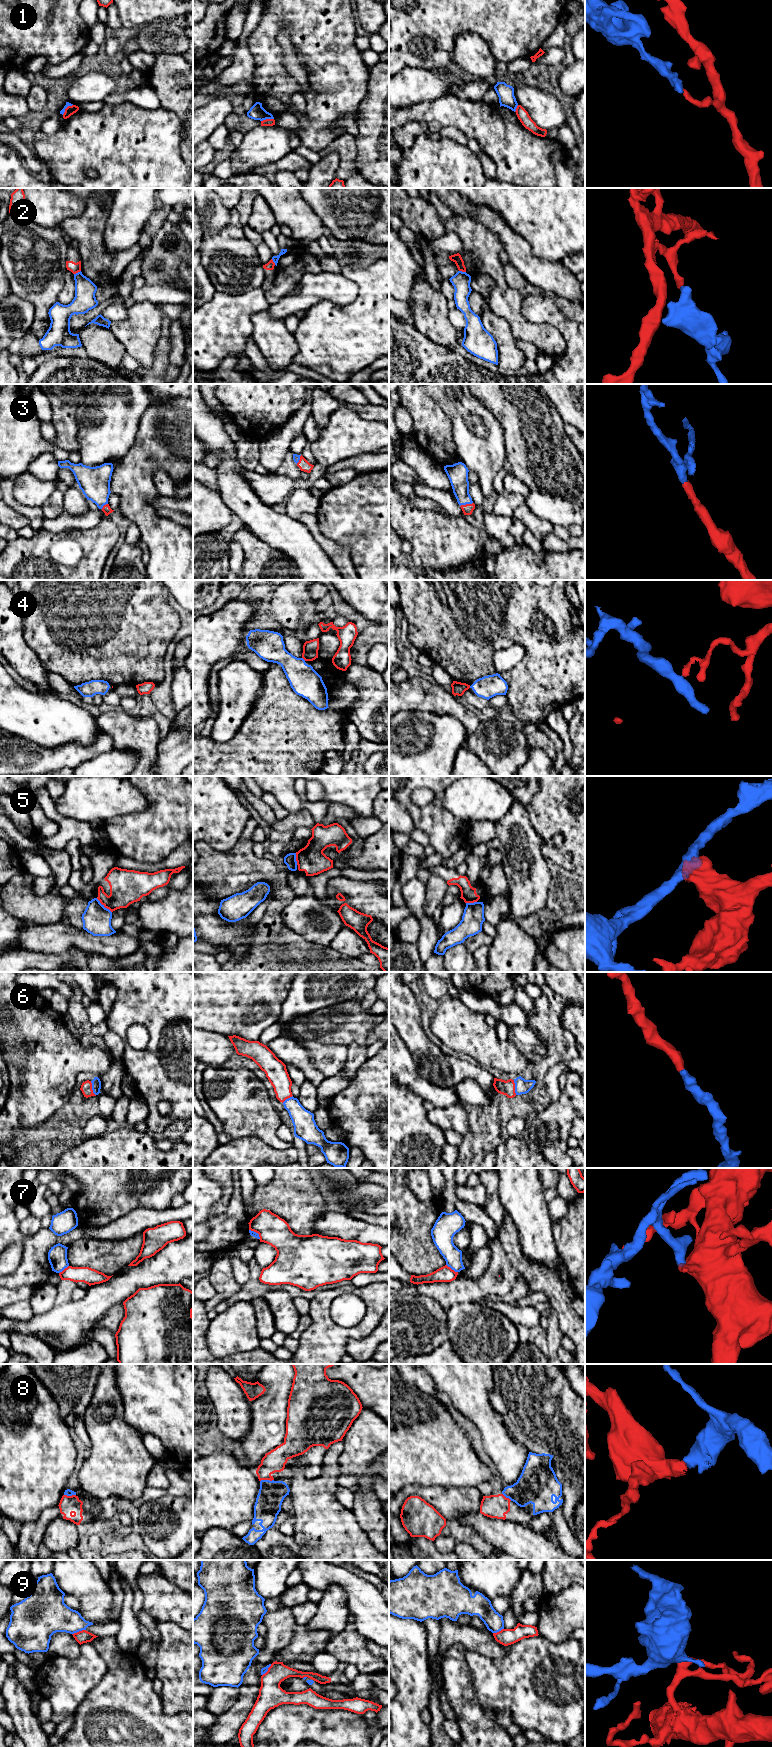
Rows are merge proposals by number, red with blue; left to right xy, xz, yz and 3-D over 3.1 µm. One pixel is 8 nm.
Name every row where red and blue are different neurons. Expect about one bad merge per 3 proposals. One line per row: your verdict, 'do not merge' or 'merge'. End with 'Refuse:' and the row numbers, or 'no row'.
1: do not merge
2: do not merge
3: merge
4: do not merge
5: do not merge
6: merge
7: do not merge
8: merge
9: do not merge
Refuse: 1, 2, 4, 5, 7, 9

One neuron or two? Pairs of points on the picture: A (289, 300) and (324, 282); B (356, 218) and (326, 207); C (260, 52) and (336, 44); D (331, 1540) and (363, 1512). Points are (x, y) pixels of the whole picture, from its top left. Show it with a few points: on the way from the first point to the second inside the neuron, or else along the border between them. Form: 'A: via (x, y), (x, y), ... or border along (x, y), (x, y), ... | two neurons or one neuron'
A: via (298, 300), (315, 287) | one neuron
B: via (349, 211), (345, 207), (333, 207) | one neuron
C: via (270, 30), (280, 20), (312, 20), (314, 22) | one neuron
D: border along (351, 1510), (356, 1521), (369, 1538) | two neurons

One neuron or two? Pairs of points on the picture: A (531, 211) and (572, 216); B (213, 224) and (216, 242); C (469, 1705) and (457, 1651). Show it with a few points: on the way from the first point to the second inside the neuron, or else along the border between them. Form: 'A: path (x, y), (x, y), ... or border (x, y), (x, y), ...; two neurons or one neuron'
A: path (541, 211), (562, 211); one neuron
B: border (229, 214), (229, 220), (219, 230), (203, 233); two neurons
C: path (460, 1692), (457, 1683), (457, 1664); one neuron

